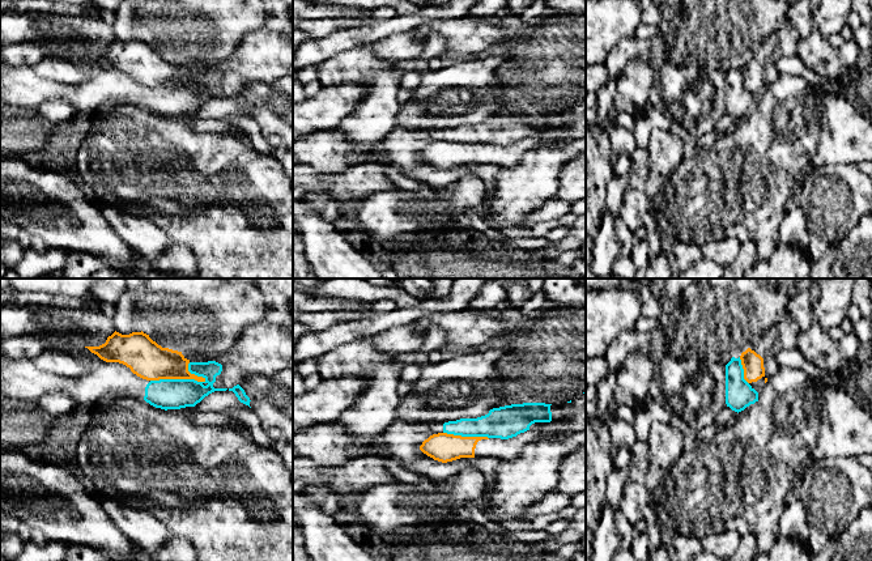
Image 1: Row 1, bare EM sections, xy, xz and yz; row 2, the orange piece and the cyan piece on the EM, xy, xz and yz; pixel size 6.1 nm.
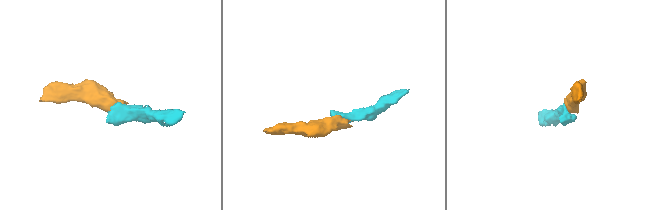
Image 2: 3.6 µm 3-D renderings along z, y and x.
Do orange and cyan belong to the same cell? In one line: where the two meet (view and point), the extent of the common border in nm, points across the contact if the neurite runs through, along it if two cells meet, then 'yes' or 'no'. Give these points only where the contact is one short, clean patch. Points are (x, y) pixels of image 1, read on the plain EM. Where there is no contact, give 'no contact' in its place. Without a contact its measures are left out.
xy (178, 85) | 340 nm | along xy (205, 85), (203, 88), (150, 88) | no

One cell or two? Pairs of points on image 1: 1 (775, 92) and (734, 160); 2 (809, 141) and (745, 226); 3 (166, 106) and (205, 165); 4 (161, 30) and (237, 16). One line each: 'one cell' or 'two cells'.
1: one cell
2: one cell
3: two cells
4: one cell

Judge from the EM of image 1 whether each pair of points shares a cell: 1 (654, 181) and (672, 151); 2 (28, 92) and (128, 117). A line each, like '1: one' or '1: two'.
1: one
2: two

